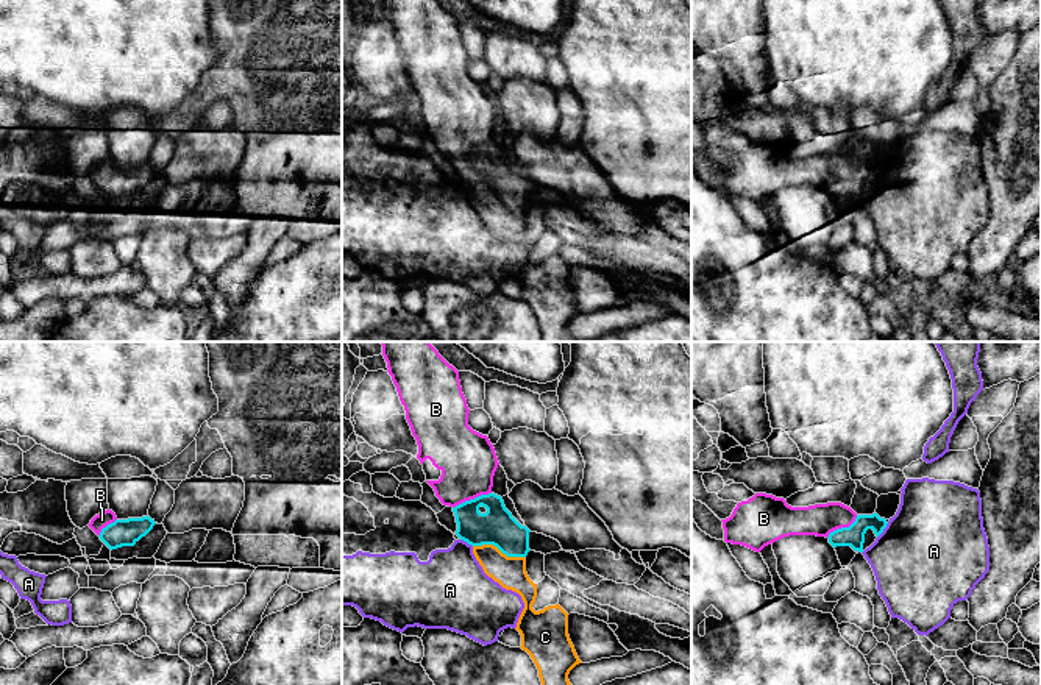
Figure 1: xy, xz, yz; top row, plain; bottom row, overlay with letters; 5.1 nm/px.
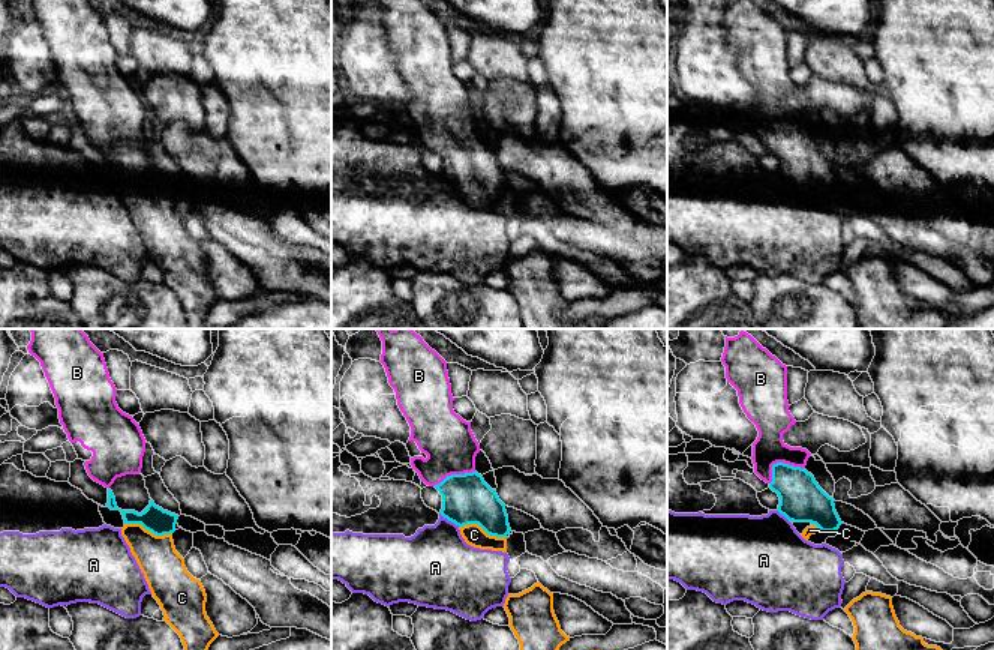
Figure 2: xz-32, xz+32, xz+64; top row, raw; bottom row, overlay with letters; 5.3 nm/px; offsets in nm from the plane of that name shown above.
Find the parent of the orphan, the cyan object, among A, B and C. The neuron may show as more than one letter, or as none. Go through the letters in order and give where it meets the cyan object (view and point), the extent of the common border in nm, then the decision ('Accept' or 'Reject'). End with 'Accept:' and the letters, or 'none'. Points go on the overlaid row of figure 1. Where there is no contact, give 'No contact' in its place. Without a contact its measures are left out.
A: Touches cyan at yz (882, 531). Shared border 100 nm. Reject
B: Touches cyan at xz (472, 500). Shared border 220 nm. Accept
C: Touches cyan at xz (498, 548). Shared border 280 nm. Accept
Accept: B, C

